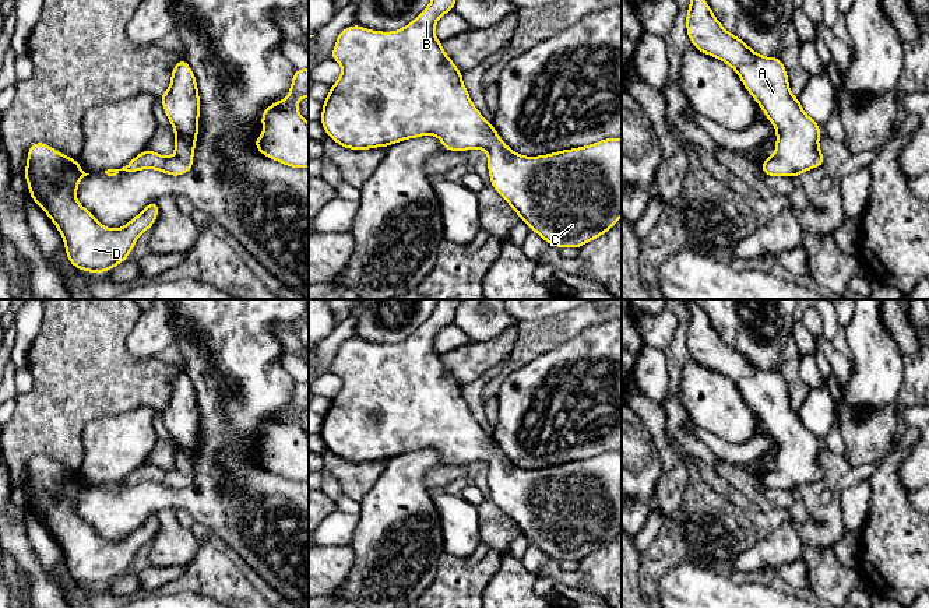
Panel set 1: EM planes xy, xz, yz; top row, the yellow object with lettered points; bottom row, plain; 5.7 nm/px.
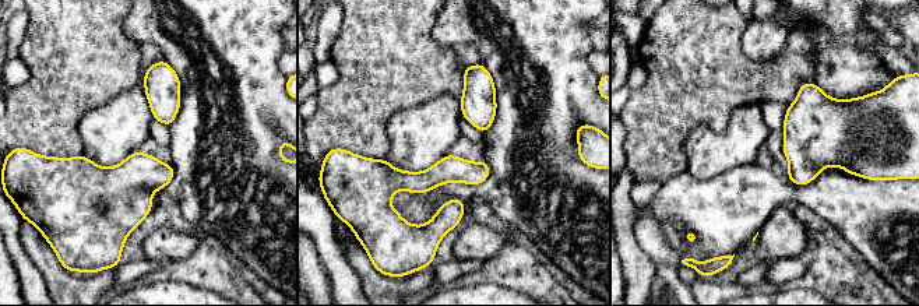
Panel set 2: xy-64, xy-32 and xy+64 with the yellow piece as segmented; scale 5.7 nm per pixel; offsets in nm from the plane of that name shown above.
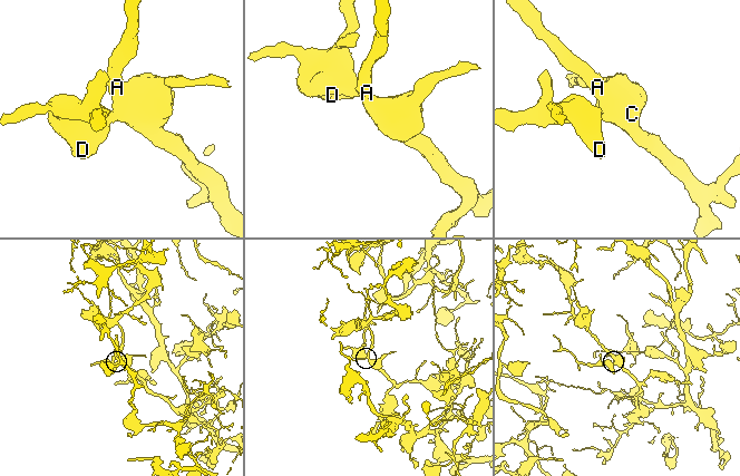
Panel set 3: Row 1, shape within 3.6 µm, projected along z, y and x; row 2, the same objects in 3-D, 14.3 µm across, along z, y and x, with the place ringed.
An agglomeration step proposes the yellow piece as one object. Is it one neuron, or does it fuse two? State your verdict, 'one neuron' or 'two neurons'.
one neuron

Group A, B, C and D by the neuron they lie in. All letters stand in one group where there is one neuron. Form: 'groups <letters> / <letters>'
groups A B C D

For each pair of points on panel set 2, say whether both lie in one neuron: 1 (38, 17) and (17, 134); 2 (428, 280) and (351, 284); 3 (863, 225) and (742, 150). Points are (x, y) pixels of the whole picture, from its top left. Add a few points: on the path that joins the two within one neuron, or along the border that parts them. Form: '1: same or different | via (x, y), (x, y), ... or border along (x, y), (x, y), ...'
1: same | via (42, 46), (42, 105)
2: different | border along (344, 256), (356, 274), (363, 291)
3: different | border along (753, 162), (733, 166), (722, 173)

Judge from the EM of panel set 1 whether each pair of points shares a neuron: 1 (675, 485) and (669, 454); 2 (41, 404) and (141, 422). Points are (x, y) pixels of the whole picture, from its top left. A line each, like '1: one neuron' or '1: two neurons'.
1: one neuron
2: two neurons

